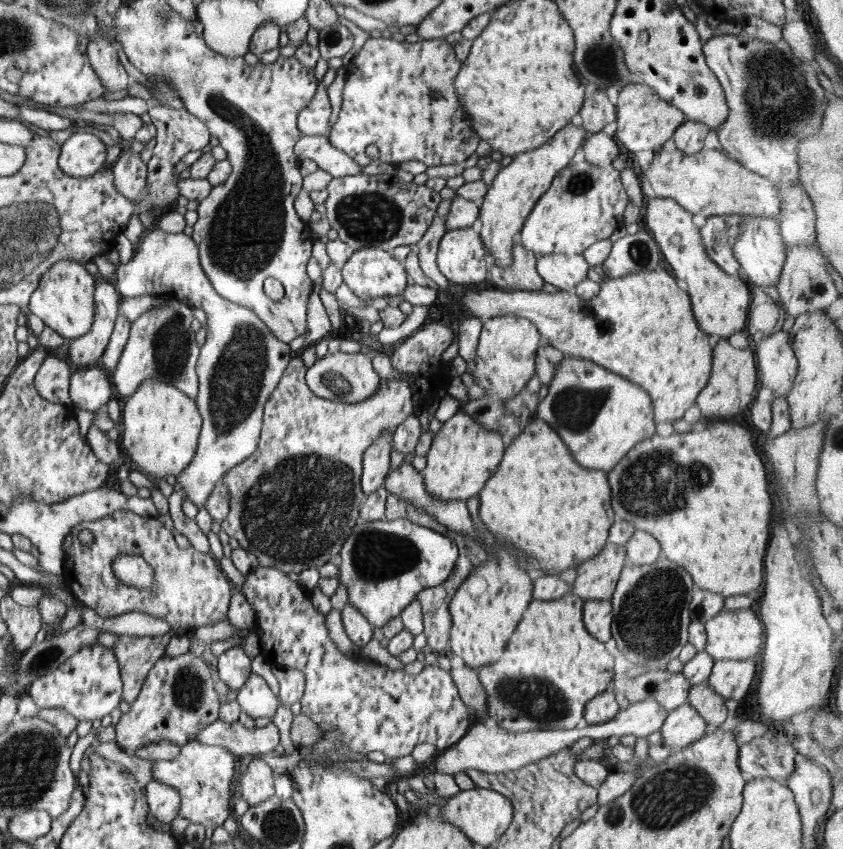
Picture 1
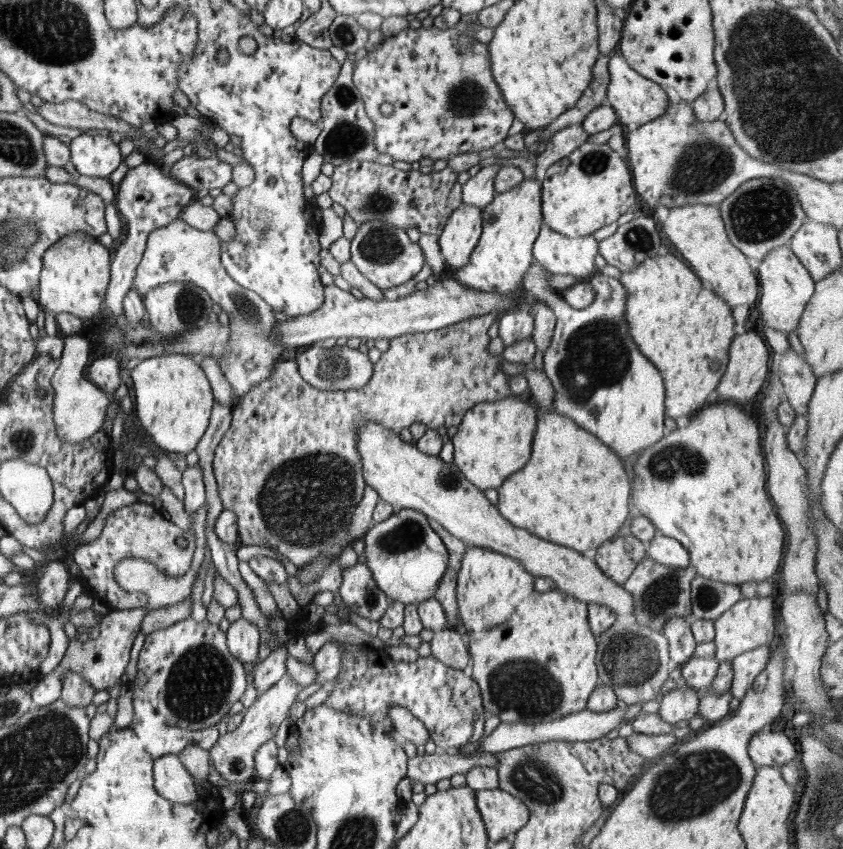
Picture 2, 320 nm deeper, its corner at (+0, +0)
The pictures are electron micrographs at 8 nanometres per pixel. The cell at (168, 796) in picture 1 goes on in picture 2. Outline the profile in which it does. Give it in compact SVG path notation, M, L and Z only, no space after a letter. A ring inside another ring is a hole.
M168 754L153 764L154 786L160 796L181 805L193 803L199 796L193 776L184 768L179 755Z

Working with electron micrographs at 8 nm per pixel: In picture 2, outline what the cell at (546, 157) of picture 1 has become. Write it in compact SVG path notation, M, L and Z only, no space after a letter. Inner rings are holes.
M524 179L506 193L494 196L494 201L482 209L482 234L474 247L469 262L456 272L462 286L482 292L511 295L522 286L524 276L535 261L533 244L543 225L541 181Z

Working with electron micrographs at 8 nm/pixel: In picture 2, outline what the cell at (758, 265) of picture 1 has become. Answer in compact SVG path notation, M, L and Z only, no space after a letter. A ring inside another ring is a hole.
M786 244L771 250L758 266L756 273L759 280L759 298L756 301L763 323L782 333L796 333L801 314L815 291L816 282L810 272L802 266L792 249Z

